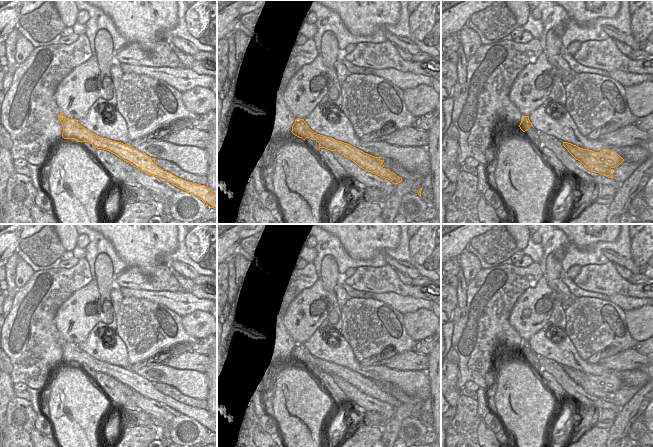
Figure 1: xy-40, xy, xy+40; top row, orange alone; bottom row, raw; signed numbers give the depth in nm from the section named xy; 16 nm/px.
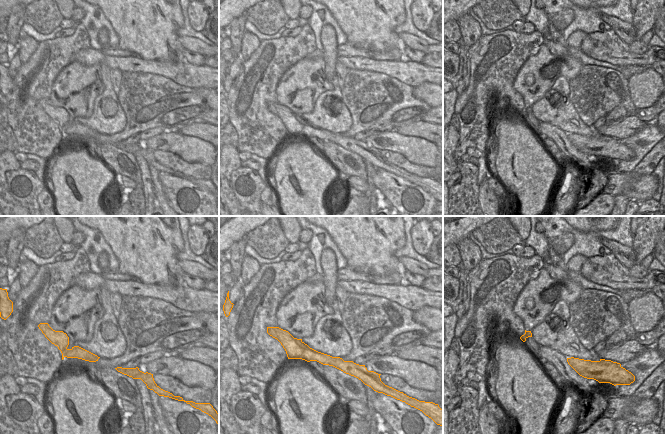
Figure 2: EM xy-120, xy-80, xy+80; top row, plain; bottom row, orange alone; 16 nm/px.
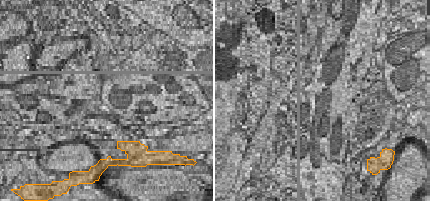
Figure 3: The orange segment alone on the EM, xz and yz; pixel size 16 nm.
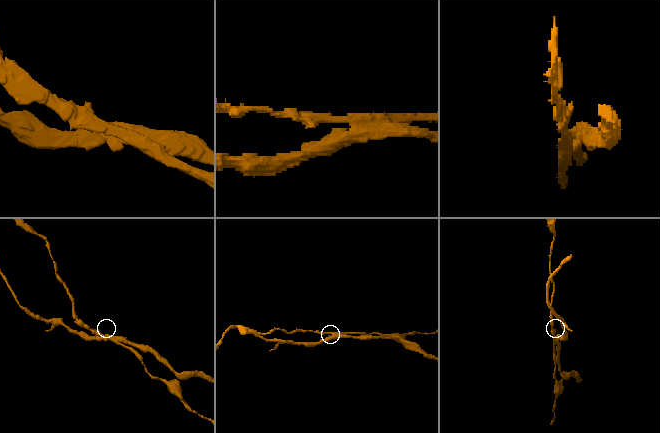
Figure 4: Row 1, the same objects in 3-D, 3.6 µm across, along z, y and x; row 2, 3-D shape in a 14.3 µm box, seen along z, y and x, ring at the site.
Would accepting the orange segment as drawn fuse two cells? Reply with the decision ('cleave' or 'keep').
cleave

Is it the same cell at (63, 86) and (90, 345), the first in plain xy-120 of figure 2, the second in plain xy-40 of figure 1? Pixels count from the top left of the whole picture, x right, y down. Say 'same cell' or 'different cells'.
different cells

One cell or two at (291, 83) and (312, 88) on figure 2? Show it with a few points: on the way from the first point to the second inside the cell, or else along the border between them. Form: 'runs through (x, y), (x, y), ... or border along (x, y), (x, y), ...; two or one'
runs through (296, 84), (307, 84); one

